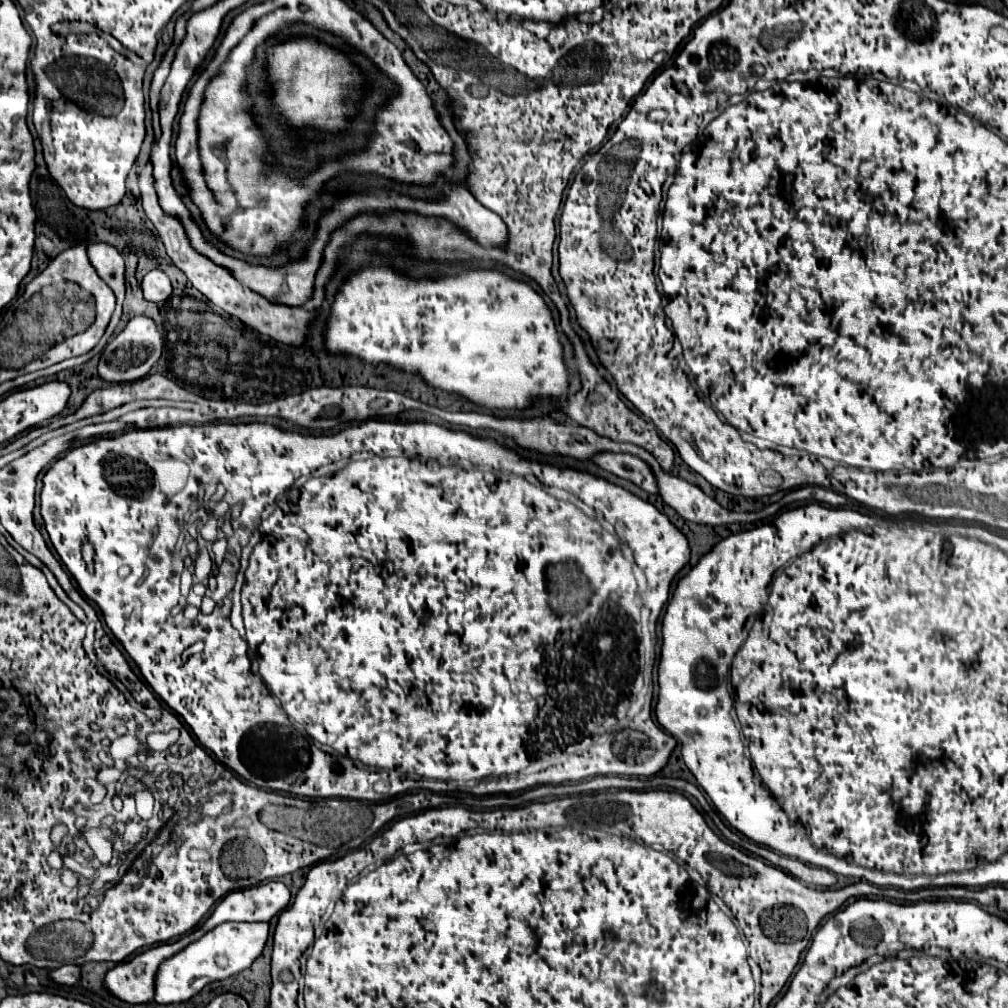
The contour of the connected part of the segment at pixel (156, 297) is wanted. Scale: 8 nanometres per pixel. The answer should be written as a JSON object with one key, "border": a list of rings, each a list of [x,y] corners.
{"border":[[[163,270],[147,272],[143,282],[141,282],[141,288],[143,288],[145,298],[151,300],[151,302],[165,302],[173,292],[171,282],[169,282],[169,278]]]}

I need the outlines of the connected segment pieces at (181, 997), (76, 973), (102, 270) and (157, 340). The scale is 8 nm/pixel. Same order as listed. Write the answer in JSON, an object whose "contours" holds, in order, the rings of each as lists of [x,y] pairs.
{"contours":[[[[245,922],[245,924],[219,924],[207,932],[197,942],[183,948],[179,954],[171,956],[161,964],[155,978],[155,1002],[157,1004],[177,1004],[195,996],[203,986],[225,980],[247,970],[257,956],[261,956],[263,946],[269,936],[267,922]]],[[[65,964],[65,966],[57,968],[57,970],[53,970],[51,978],[55,982],[59,982],[59,984],[73,986],[73,984],[77,984],[81,980],[81,966],[69,966],[69,964]]],[[[93,242],[93,244],[89,244],[87,254],[89,254],[89,260],[91,260],[93,268],[101,276],[101,280],[117,296],[117,308],[115,308],[113,318],[111,318],[111,322],[107,326],[107,332],[101,338],[101,342],[97,344],[97,348],[91,350],[91,354],[97,354],[97,352],[103,350],[105,342],[109,340],[109,336],[113,334],[113,330],[119,324],[119,318],[121,318],[121,306],[123,306],[123,300],[125,300],[125,260],[119,254],[119,250],[115,246],[107,244],[107,242]]],[[[135,316],[127,322],[121,334],[117,334],[103,350],[99,360],[99,376],[109,382],[133,382],[149,374],[153,364],[161,358],[165,336],[149,316]]]]}

